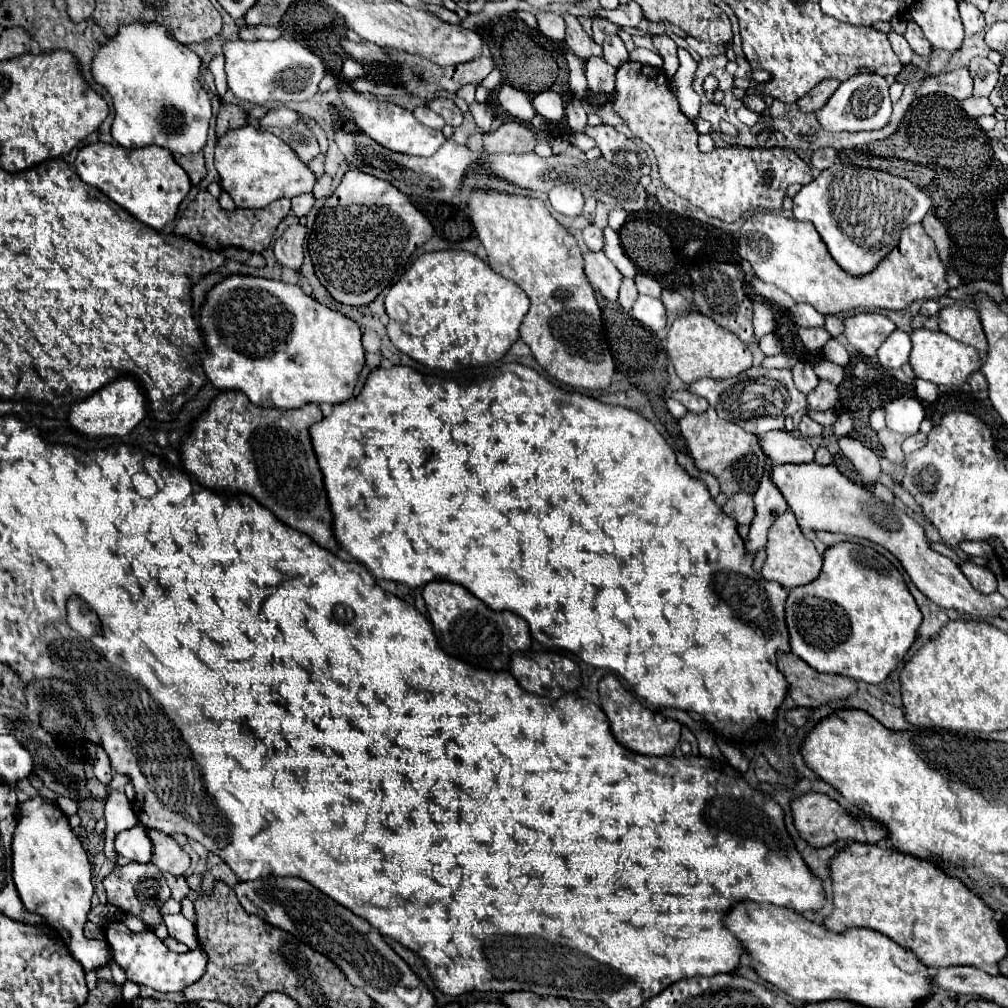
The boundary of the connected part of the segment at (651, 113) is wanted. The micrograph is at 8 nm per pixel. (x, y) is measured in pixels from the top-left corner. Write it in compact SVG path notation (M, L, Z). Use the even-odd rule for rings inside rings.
M627 61L617 69L617 87L613 95L615 111L625 119L629 129L651 145L659 161L663 183L689 199L707 215L725 223L737 221L749 209L781 211L787 187L793 183L807 185L813 181L807 163L793 149L759 149L759 147L723 147L711 153L701 153L697 147L699 133L687 119L675 95L669 91L669 81L661 69ZM765 173L771 173L771 183L765 183Z

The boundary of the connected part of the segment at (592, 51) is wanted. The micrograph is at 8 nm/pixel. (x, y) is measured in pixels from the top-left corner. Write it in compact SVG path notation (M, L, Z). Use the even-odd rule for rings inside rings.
M563 15L565 17L565 23L567 23L567 37L565 37L565 43L569 47L569 51L573 55L577 55L583 63L593 57L593 55L601 55L601 47L583 31L581 23L577 17L573 15Z

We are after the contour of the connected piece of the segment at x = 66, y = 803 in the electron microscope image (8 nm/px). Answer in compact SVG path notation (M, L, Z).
M57 795L57 805L61 807L61 811L63 811L67 817L71 817L71 815L75 815L77 813L77 803L75 803L73 799L69 799L69 797Z

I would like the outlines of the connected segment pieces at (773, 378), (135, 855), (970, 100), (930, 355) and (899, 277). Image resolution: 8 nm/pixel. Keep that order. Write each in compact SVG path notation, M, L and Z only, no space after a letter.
M751 367L749 371L731 377L731 379L699 379L689 385L689 391L705 397L709 405L717 411L721 419L727 419L739 427L743 427L747 433L753 435L763 435L773 429L783 429L783 421L787 415L795 415L797 411L807 411L819 425L833 425L837 415L835 411L825 411L825 413L815 413L807 409L805 395L799 393L791 379L789 369L761 369L761 367Z
M137 823L135 827L121 831L115 837L115 851L127 857L129 861L149 863L153 855L153 845L151 845L151 839L147 837L147 829L141 823Z
M967 97L965 101L961 101L961 107L973 119L977 119L981 115L993 115L997 111L987 97Z
M915 329L911 333L911 341L913 341L913 351L911 351L909 363L915 375L935 385L963 385L967 377L981 367L981 357L973 347L959 343L941 331Z
M755 213L755 217L743 223L739 235L739 257L751 263L761 281L777 285L797 303L809 303L823 315L857 309L899 311L913 301L935 299L935 291L945 287L945 265L935 251L935 243L919 223L903 229L901 243L883 257L867 277L851 277L851 273L843 273L827 253L827 245L811 223L771 213Z

